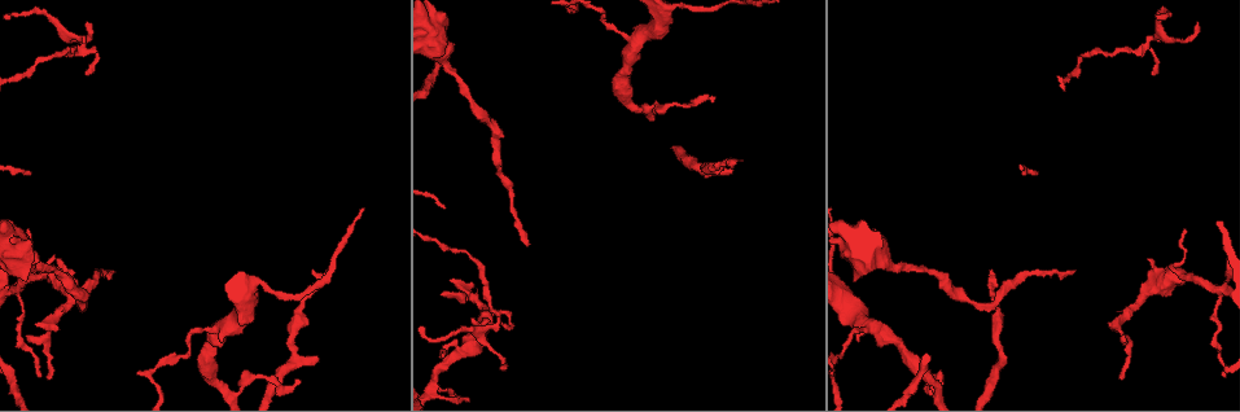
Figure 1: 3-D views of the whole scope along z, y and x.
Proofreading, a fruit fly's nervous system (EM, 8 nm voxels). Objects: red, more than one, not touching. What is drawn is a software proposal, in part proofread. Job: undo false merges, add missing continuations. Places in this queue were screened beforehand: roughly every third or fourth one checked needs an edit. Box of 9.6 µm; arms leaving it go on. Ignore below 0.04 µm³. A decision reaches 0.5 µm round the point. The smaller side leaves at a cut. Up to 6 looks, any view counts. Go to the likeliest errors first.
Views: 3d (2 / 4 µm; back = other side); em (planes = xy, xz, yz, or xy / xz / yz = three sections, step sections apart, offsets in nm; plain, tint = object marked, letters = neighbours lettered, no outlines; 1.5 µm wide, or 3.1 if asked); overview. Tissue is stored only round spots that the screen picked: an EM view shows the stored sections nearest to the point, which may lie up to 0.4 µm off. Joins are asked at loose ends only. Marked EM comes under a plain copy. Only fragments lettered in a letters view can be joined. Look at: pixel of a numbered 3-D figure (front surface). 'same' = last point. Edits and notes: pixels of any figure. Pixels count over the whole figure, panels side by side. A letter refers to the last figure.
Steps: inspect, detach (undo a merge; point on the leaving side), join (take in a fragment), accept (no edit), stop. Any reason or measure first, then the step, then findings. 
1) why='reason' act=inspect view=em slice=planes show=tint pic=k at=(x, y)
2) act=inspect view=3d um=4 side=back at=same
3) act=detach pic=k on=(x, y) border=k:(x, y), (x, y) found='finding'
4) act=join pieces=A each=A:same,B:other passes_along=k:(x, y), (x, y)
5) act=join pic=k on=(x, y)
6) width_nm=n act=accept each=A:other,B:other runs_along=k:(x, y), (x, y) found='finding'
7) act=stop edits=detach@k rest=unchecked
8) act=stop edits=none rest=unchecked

why='long arm stops here' act=inspect view=3d um=4 pic=1 at=(1076, 270)

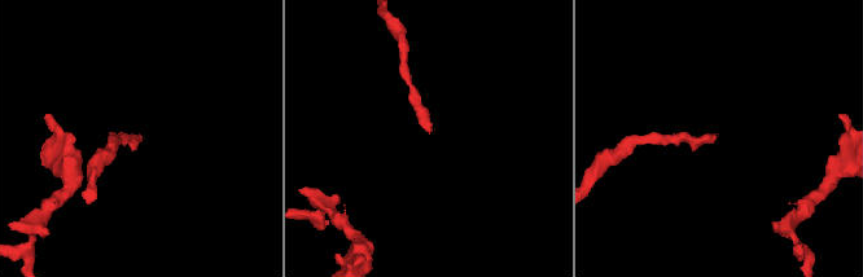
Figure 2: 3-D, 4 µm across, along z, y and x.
why='shape alone is not enough' act=inspect view=em slice=planes show=letters pic=2 at=(142, 136)

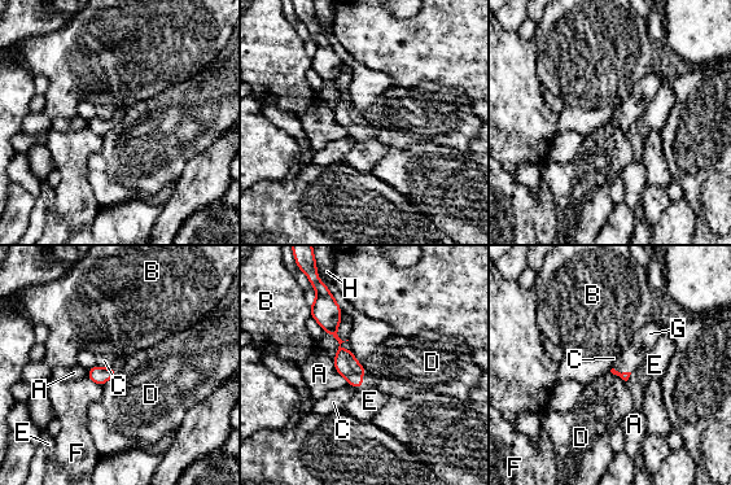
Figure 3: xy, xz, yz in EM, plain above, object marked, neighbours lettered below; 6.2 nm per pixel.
act=join pieces=G each=A:other,B:other,C:other,D:other,E:other,F:other,G:same,H:other passes_along=3:(625, 376), (622, 372), (643, 341) found='it goes on there'

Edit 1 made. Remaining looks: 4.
why='redraw' act=inspect view=overview

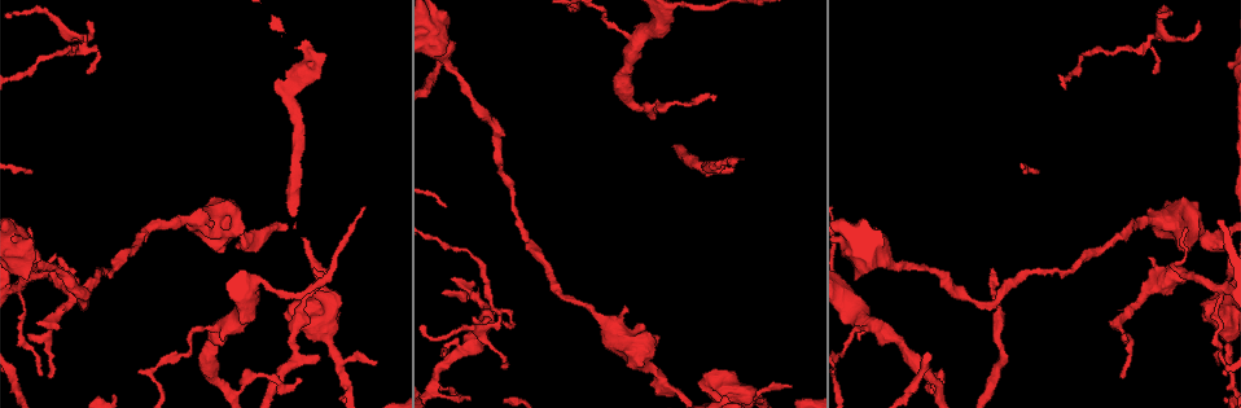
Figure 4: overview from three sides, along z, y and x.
why='branch stops here' act=inspect view=em slice=xy step=8 show=tint pic=4 at=(731, 170)

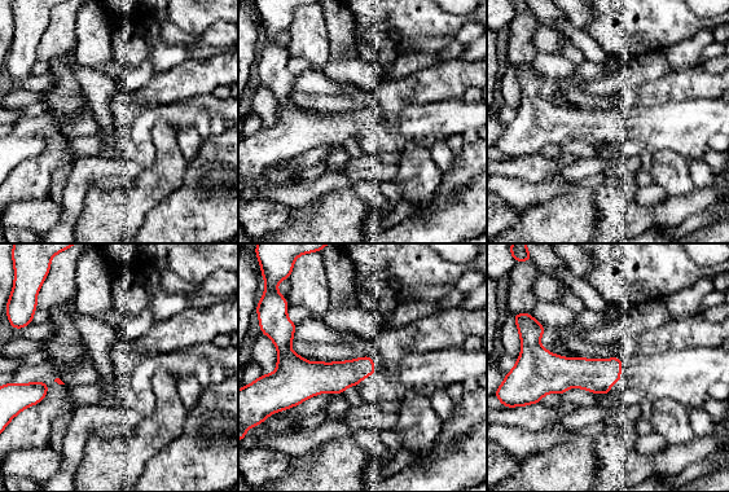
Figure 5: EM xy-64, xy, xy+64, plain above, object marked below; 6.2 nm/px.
why='cut it another way' act=inspect view=em slice=planes show=letters at=same

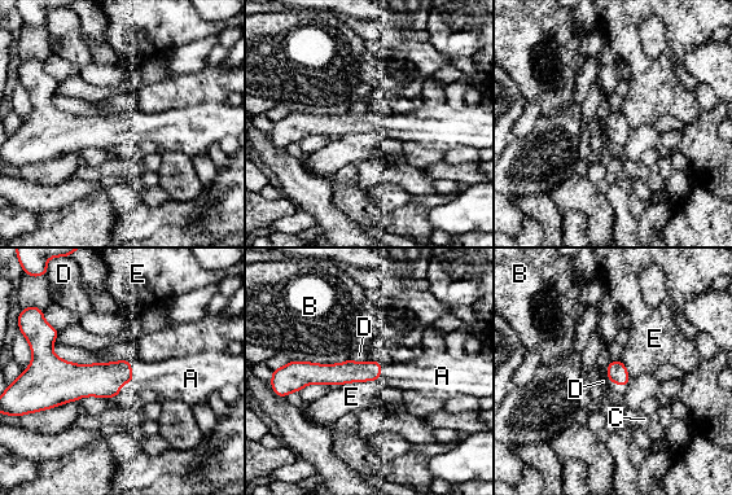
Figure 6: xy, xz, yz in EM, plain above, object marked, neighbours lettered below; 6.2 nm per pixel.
longest_contact=E:240nm act=join pieces=A each=A:same,B:other,C:other,D:other,E:other found='it goes on there'

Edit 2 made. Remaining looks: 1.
why='free end' act=inspect view=em slice=planes show=letters pic=4 at=(50, 379)

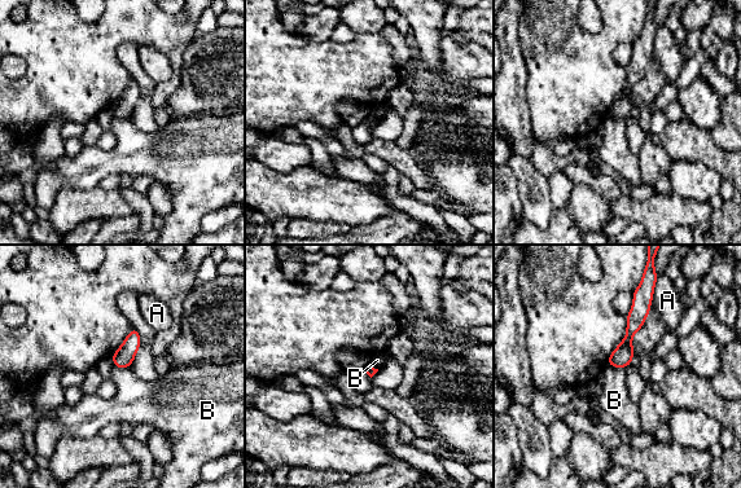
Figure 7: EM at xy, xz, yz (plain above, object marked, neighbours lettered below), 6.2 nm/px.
longest_contact=A:140nm act=accept each=A:other,B:other found='none of them fits'

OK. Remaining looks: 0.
act=stop edits=join@3,join@6 rest=unchecked

